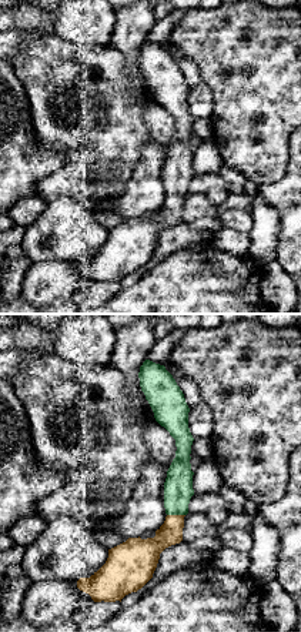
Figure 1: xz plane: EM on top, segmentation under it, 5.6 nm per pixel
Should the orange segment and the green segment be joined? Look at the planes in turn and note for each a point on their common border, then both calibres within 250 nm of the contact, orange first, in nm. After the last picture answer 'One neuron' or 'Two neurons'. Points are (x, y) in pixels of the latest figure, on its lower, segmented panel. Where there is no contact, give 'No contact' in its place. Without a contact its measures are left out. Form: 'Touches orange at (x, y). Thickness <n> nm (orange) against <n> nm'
Touches orange at (176, 515). Thickness 140 nm (orange) against 160 nm

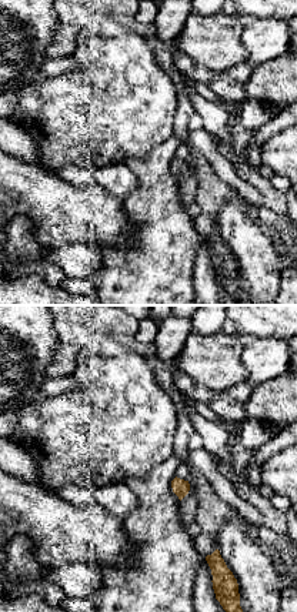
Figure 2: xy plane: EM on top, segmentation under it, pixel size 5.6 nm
No contact

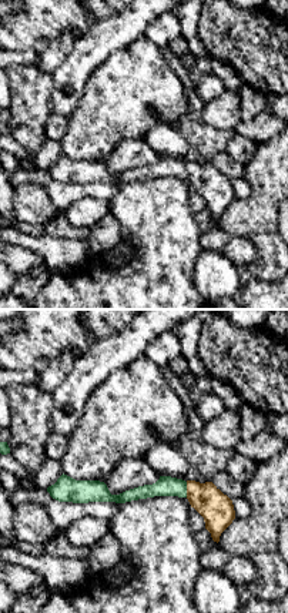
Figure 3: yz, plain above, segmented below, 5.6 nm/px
Touches orange at (187, 489). Thickness 190 nm (orange) against 110 nm

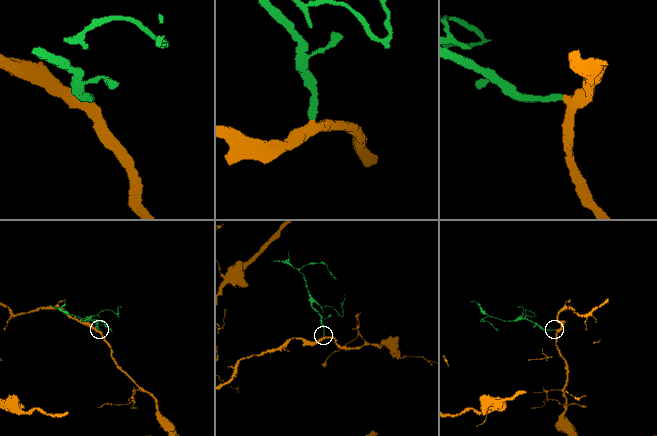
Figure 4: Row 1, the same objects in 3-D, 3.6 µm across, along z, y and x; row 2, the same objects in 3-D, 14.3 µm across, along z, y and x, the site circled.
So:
One neuron

